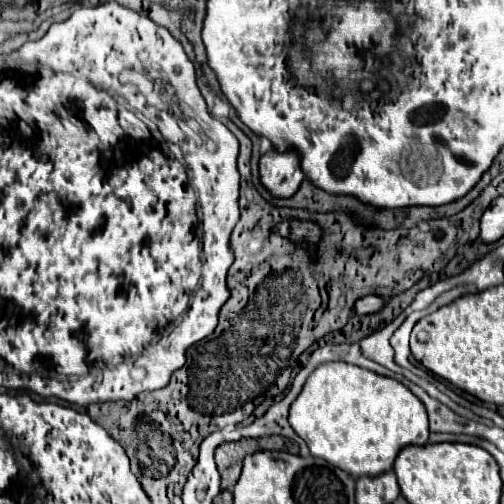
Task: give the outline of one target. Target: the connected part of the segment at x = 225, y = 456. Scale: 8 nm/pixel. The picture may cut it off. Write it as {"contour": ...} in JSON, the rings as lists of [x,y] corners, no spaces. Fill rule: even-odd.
{"contour":[[[265,436],[261,440],[241,440],[233,444],[223,444],[215,452],[217,468],[221,472],[221,488],[233,490],[239,474],[241,474],[241,460],[247,454],[257,450],[281,450],[283,438],[281,436]]]}

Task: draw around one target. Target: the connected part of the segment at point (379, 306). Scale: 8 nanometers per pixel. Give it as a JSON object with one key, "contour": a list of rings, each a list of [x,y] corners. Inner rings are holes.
{"contour":[[[365,296],[365,298],[355,302],[355,312],[373,314],[373,312],[383,310],[383,306],[385,306],[385,300],[381,296]]]}

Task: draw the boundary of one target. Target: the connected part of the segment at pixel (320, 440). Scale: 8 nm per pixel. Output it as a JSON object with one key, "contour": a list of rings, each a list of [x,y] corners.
{"contour":[[[343,362],[321,364],[307,378],[301,394],[291,404],[289,424],[297,432],[297,436],[301,436],[307,442],[309,452],[313,456],[329,460],[331,464],[337,464],[337,468],[349,472],[353,478],[379,476],[389,472],[401,448],[411,444],[423,446],[427,444],[427,436],[429,436],[425,406],[409,388],[405,388],[397,380],[377,376],[365,368],[343,364]]]}

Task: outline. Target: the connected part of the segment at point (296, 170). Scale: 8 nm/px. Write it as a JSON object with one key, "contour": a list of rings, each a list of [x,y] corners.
{"contour":[[[269,148],[259,162],[259,172],[263,186],[277,198],[293,196],[305,178],[301,172],[301,156],[299,152],[293,152],[293,148],[287,152]]]}

